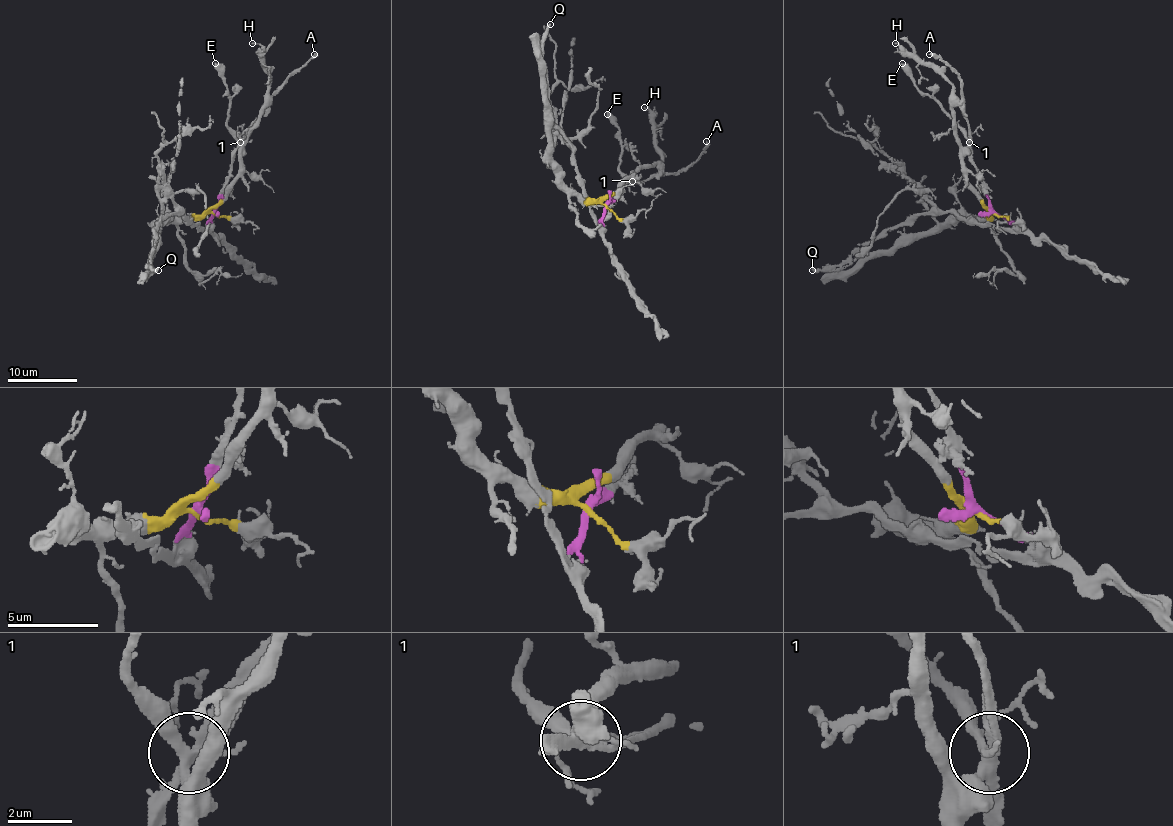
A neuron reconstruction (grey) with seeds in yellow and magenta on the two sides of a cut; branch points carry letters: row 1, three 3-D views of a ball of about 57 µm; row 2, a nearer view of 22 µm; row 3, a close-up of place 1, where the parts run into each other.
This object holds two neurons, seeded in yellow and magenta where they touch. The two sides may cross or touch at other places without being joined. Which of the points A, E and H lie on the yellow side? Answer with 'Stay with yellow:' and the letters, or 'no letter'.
Stay with yellow: E, H

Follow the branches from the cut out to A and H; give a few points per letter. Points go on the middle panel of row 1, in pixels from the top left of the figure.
A: (605, 207), (628, 182), (679, 173), (698, 158), (707, 140)
H: (605, 207), (604, 201), (637, 168), (659, 165), (661, 152), (656, 144), (654, 112), (644, 107)

